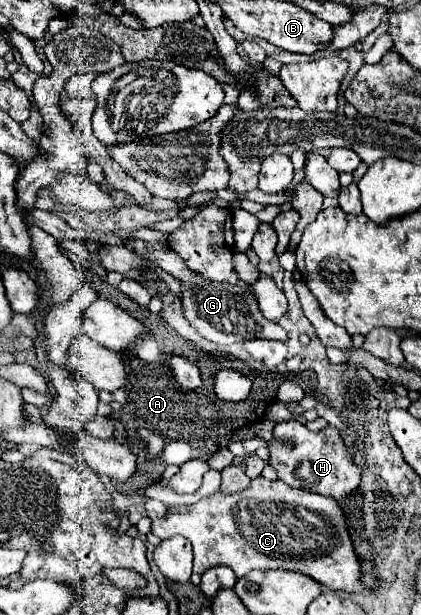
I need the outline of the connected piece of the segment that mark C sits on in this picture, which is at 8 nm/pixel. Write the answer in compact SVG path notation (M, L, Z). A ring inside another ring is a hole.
M259 476L249 482L249 488L237 494L219 490L193 506L177 506L167 518L155 520L151 532L161 540L177 534L187 538L195 552L195 574L203 574L219 564L233 568L237 578L243 578L251 570L281 568L301 572L335 592L373 594L373 590L361 582L363 572L343 508L333 498L291 488L281 480L271 482Z

